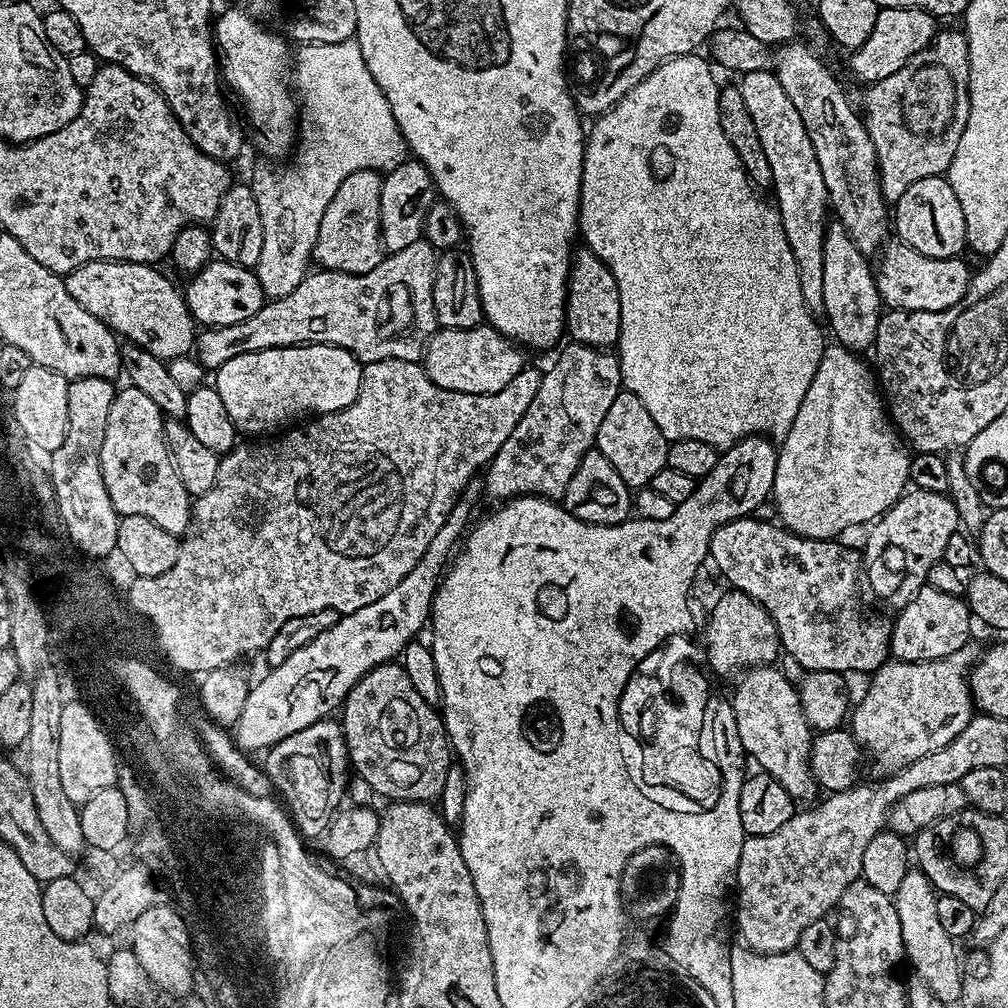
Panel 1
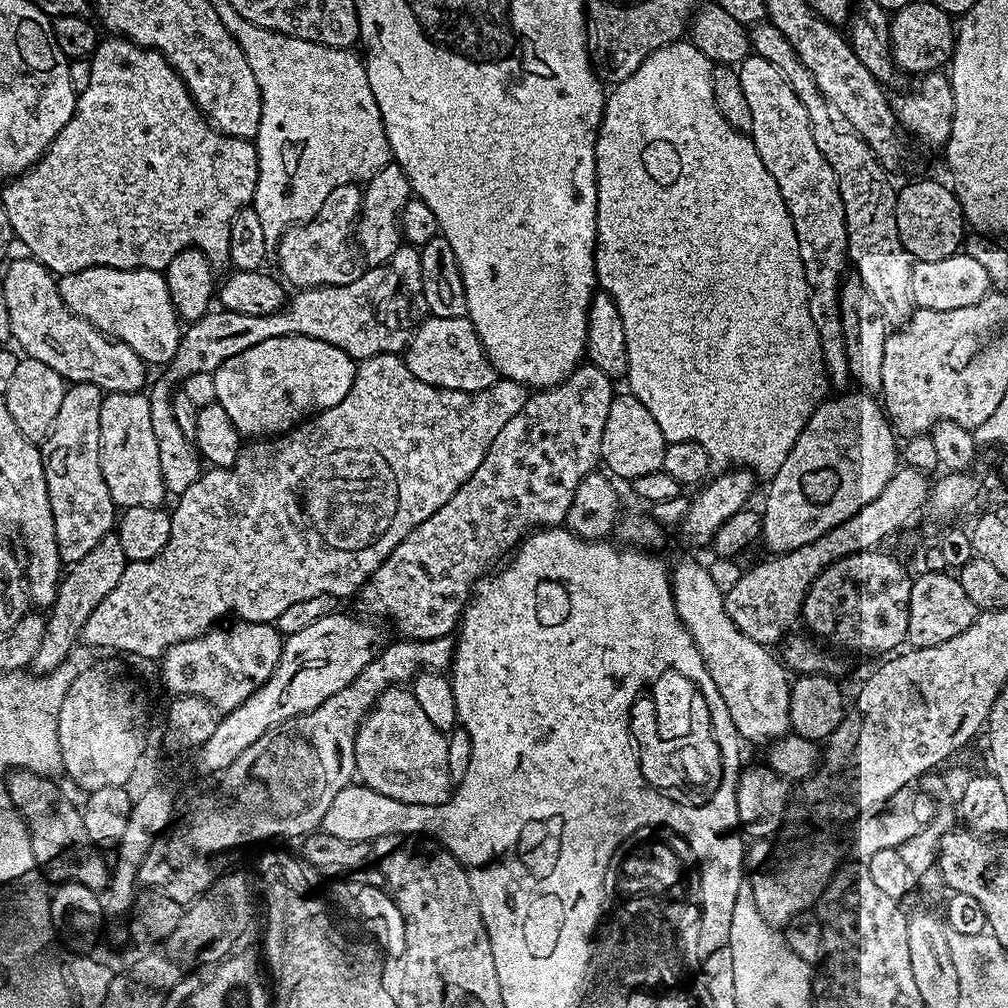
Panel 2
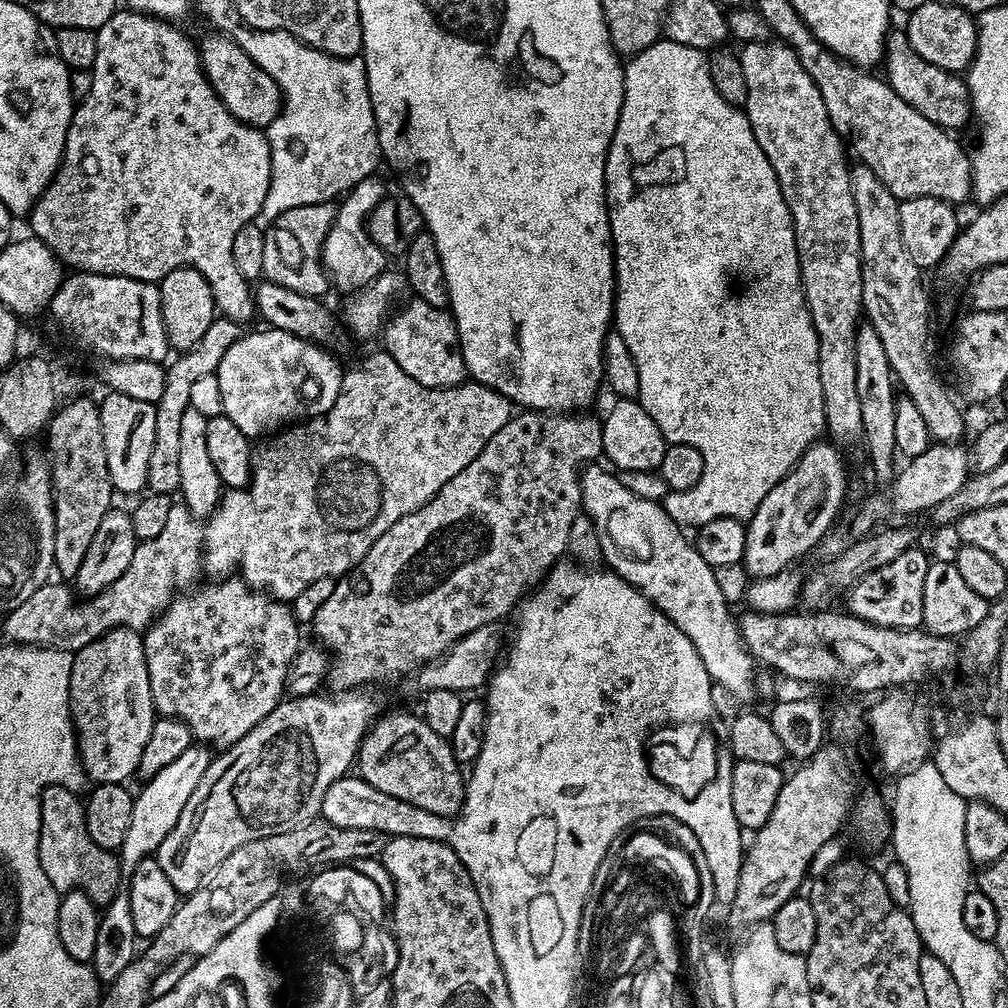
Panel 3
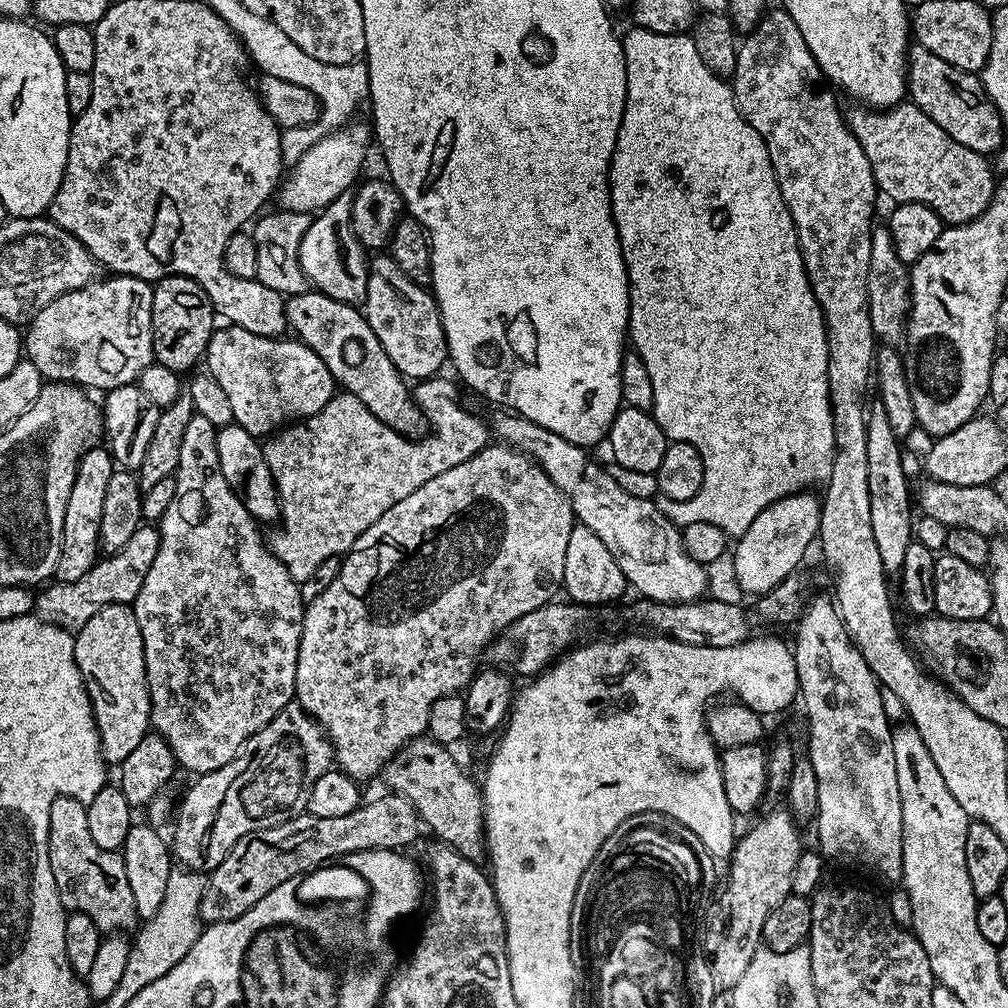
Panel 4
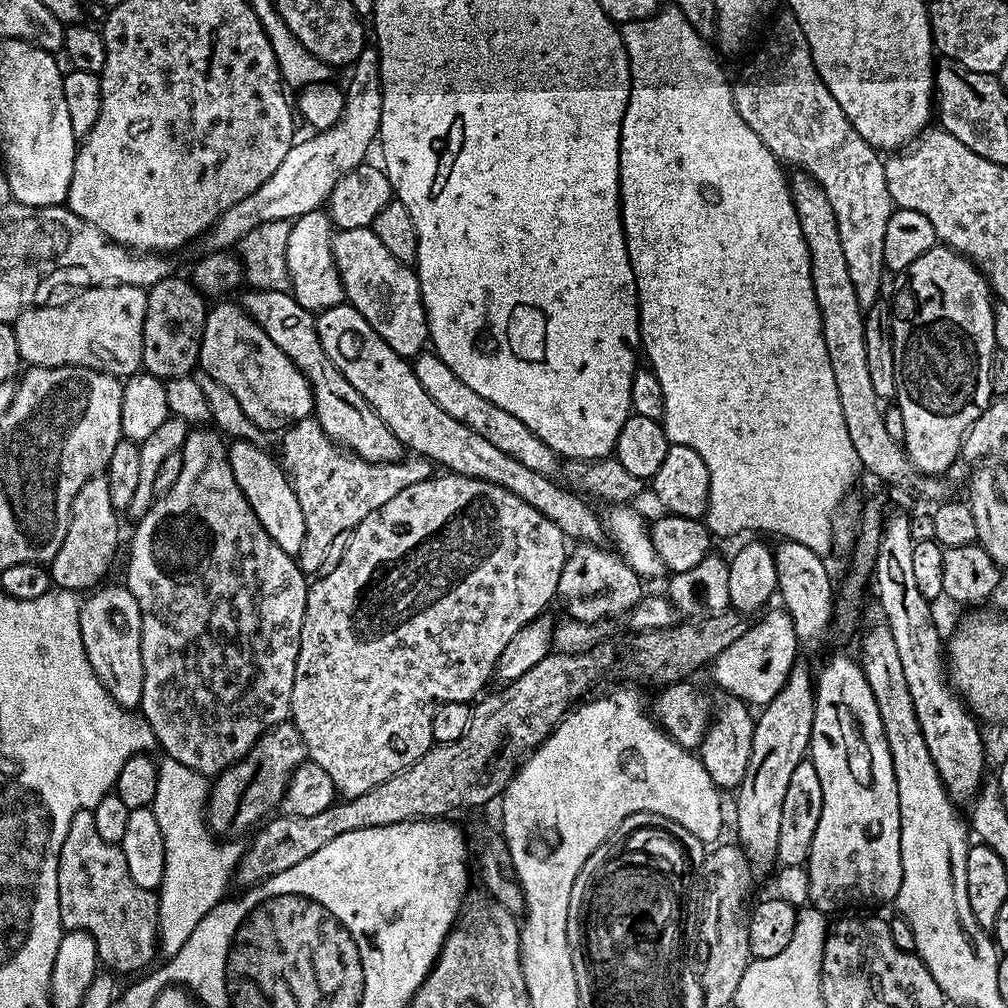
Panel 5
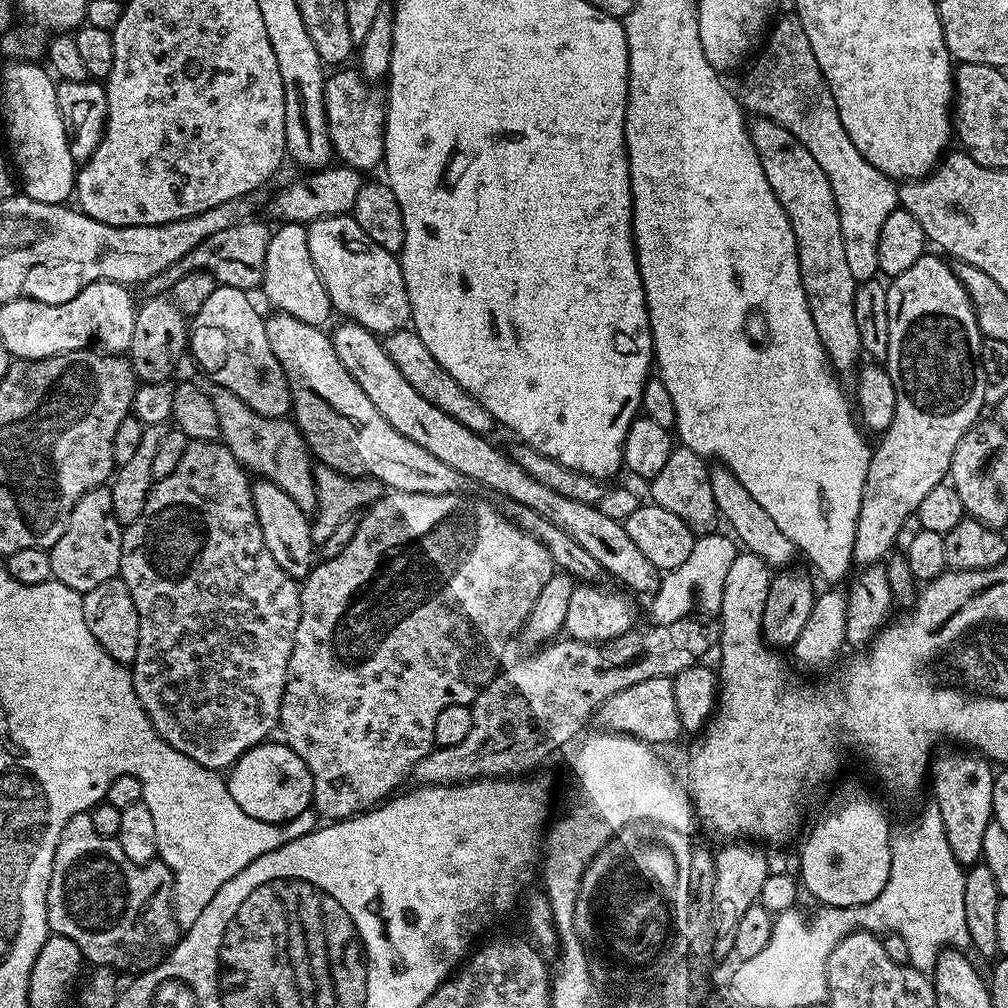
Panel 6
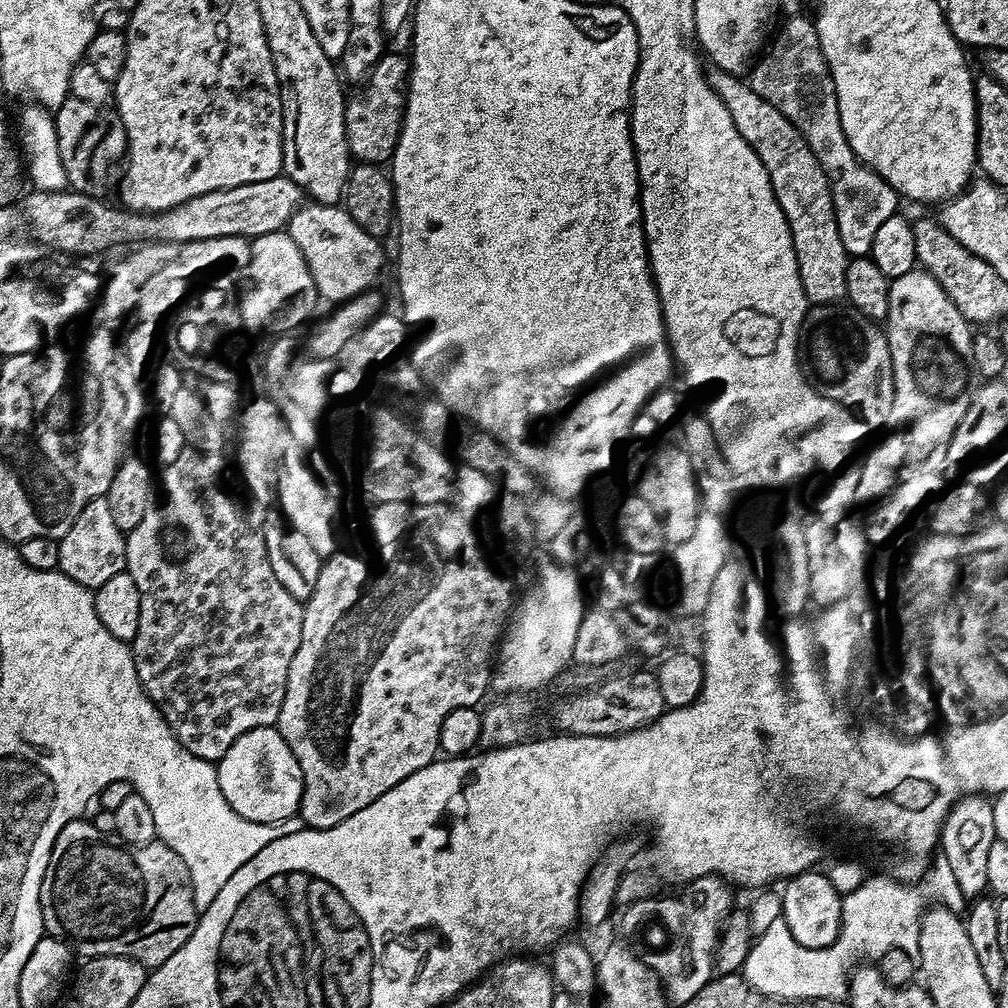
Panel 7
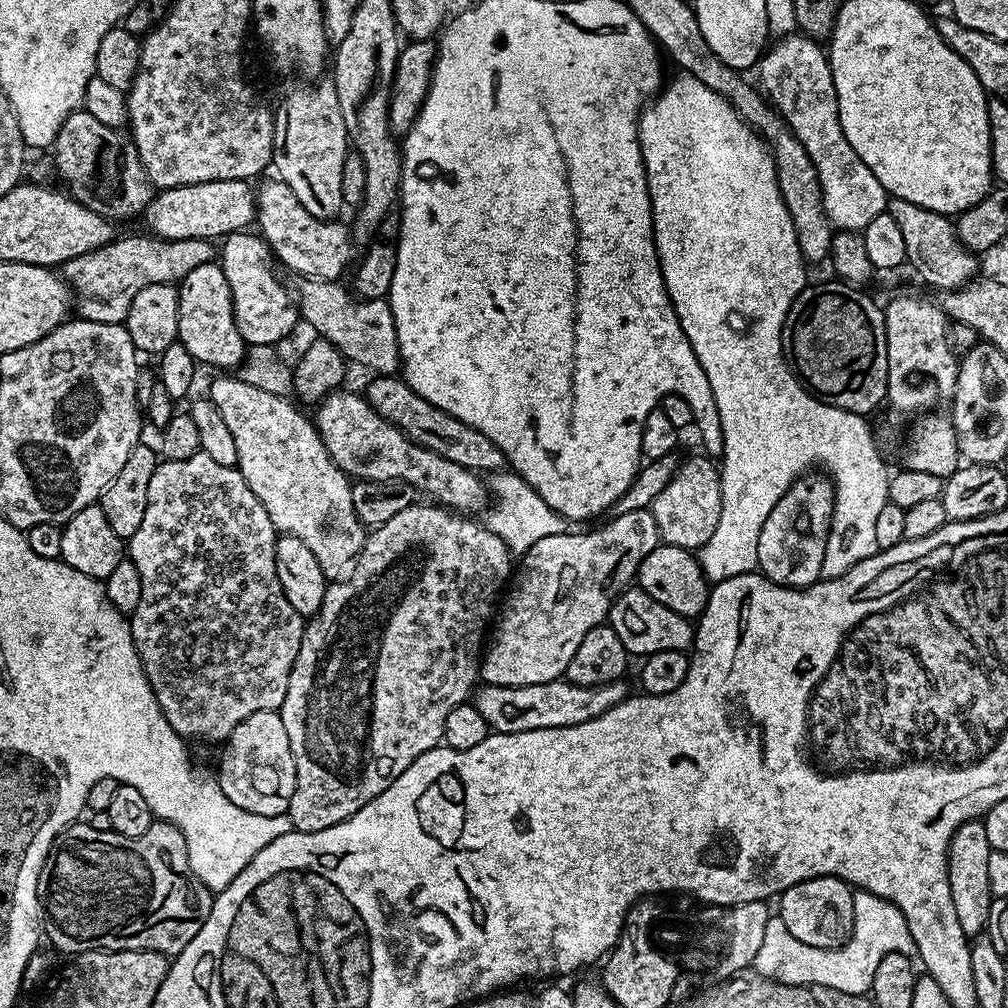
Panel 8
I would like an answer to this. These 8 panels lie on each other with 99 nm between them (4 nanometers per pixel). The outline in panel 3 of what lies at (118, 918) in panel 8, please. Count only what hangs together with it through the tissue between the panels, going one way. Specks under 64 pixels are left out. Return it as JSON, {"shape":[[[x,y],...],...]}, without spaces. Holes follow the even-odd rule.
{"shape":[[[55,784],[46,786],[40,795],[40,865],[63,894],[73,890],[85,892],[98,906],[109,904],[122,888],[122,865],[113,853],[107,852],[86,830],[85,801],[77,793]]]}

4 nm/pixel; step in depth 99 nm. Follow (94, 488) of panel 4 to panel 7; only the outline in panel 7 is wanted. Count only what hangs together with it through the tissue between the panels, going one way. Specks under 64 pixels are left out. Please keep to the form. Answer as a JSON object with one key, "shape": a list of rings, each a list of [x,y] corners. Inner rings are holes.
{"shape":[[[108,499],[86,502],[86,506],[82,506],[82,514],[74,518],[74,526],[70,526],[70,530],[66,530],[66,534],[58,541],[58,570],[66,574],[66,578],[74,578],[74,582],[83,588],[95,590],[102,586],[102,582],[114,578],[114,574],[127,569],[127,545],[126,533],[118,530],[114,517],[110,515]]]}

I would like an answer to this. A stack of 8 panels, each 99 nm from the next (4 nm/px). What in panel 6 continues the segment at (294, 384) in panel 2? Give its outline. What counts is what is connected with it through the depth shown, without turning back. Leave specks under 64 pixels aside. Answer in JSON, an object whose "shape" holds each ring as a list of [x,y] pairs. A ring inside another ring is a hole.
{"shape":[[[219,285],[206,298],[202,310],[191,317],[188,348],[207,379],[242,398],[250,410],[278,420],[292,411],[290,386],[278,358],[274,358],[274,350],[270,350],[270,342],[266,342],[265,317],[260,316],[248,296],[245,289]]]}

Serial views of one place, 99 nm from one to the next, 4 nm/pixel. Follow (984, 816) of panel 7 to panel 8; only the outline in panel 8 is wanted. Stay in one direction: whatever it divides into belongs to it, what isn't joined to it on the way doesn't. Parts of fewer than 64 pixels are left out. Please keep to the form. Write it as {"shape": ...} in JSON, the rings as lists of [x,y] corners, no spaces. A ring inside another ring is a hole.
{"shape":[[[983,819],[967,820],[950,838],[948,847],[948,881],[950,898],[954,898],[954,910],[965,936],[975,938],[988,927],[988,915],[994,899],[988,881],[988,860],[992,853],[990,838],[986,838]]]}

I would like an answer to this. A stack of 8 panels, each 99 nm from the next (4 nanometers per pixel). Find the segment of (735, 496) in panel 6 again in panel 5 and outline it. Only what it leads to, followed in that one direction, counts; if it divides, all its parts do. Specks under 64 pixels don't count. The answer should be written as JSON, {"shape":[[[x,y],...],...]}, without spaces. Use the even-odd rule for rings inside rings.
{"shape":[[[781,539],[780,545],[775,545],[774,555],[776,558],[776,587],[778,596],[781,596],[782,607],[788,613],[788,617],[794,622],[794,630],[796,631],[797,641],[818,640],[824,631],[830,628],[832,624],[832,606],[834,603],[834,580],[828,577],[828,568],[825,557],[814,553],[809,547],[802,545],[801,542],[796,542],[787,539]]]}

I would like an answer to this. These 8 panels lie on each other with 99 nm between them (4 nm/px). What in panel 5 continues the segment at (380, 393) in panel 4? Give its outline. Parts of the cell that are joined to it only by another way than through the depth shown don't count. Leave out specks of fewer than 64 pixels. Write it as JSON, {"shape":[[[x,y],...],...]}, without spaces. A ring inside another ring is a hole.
{"shape":[[[345,302],[327,308],[316,316],[318,338],[322,342],[322,350],[326,350],[326,358],[334,362],[334,366],[366,398],[366,402],[386,422],[386,426],[398,438],[409,453],[423,456],[433,465],[442,467],[457,476],[469,476],[494,482],[512,494],[518,494],[522,502],[534,506],[538,514],[546,514],[558,530],[562,530],[565,538],[581,544],[603,545],[606,540],[606,529],[603,519],[576,494],[555,484],[552,476],[544,476],[538,470],[530,470],[530,466],[522,466],[518,458],[510,458],[498,446],[486,442],[482,434],[474,434],[470,426],[450,418],[426,390],[422,390],[422,382],[414,374],[412,364],[405,357],[399,356],[376,333],[374,326],[362,318],[358,310]]]}

